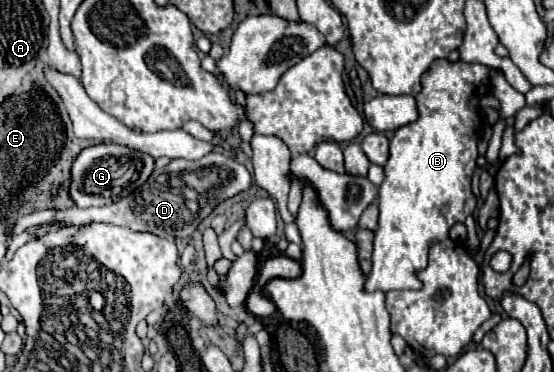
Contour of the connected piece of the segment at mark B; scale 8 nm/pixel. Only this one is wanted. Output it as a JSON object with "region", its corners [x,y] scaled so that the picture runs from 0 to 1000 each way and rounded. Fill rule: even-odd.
{"region":[[[791,159],[762,202],[762,245],[751,255],[755,320],[740,336],[729,336],[711,352],[704,374],[704,417],[693,444],[697,481],[686,497],[686,589],[675,626],[675,675],[671,675],[671,728],[661,750],[664,782],[708,782],[708,777],[758,777],[762,761],[747,739],[755,723],[773,712],[773,669],[801,648],[819,599],[838,594],[859,556],[859,530],[852,524],[848,487],[859,454],[863,422],[863,368],[874,336],[866,266],[884,250],[884,180]],[[809,551],[805,578],[794,578],[794,556]]]}

